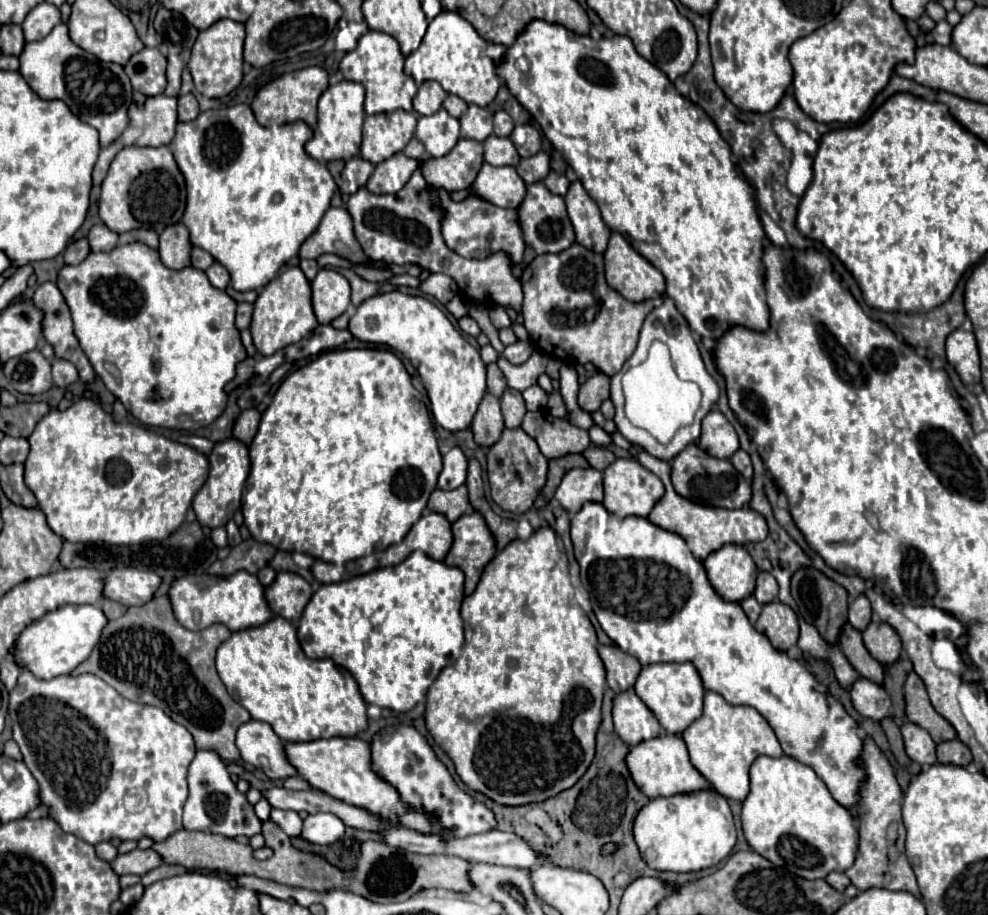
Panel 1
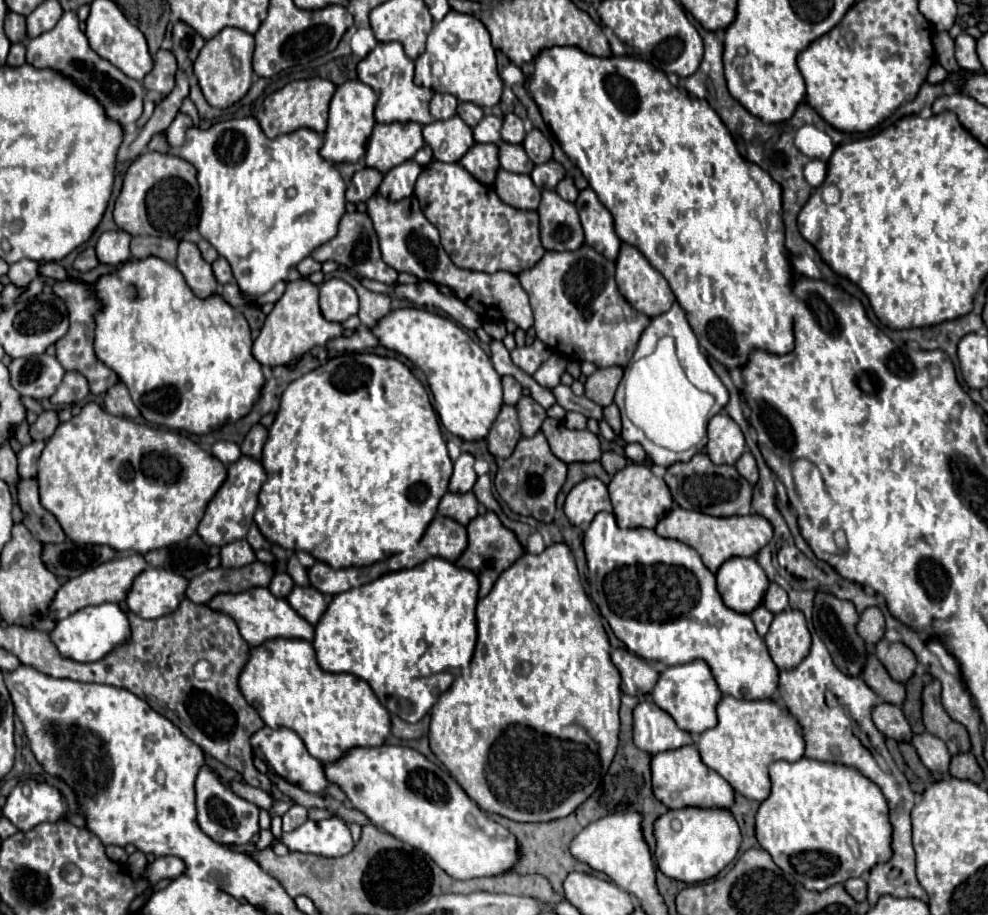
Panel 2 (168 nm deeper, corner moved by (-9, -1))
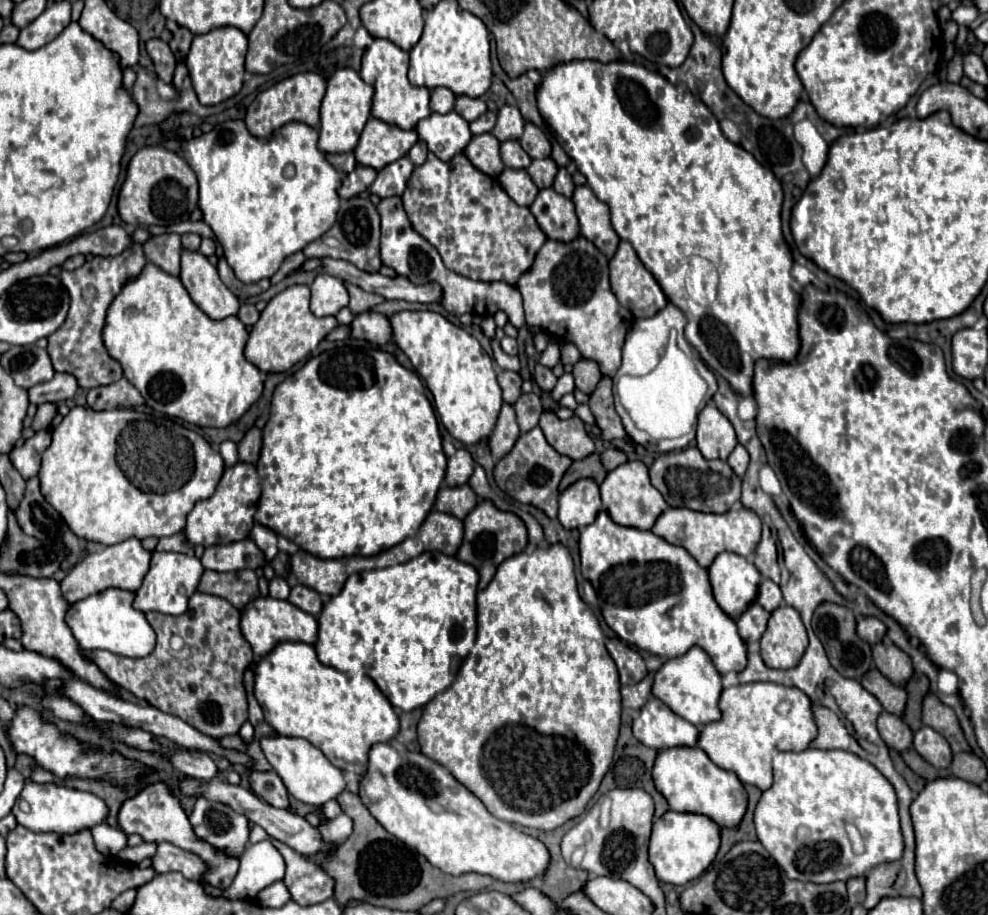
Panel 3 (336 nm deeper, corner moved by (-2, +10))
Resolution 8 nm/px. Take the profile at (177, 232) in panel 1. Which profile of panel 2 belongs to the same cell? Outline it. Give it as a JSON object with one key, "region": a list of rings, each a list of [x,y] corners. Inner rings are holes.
{"region":[[[182,240],[178,244],[178,256],[176,256],[176,268],[186,278],[186,284],[194,290],[196,296],[206,298],[214,292],[218,292],[218,284],[212,274],[212,266],[204,262],[202,254],[198,252],[198,246],[194,242]]]}

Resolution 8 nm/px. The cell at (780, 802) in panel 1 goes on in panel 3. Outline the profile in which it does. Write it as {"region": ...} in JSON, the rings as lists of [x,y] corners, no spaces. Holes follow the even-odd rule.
{"region":[[[805,749],[799,753],[777,753],[773,759],[775,783],[763,791],[755,809],[755,829],[761,845],[771,853],[777,865],[787,877],[811,883],[833,883],[847,881],[853,877],[867,875],[875,865],[899,861],[905,849],[899,805],[893,785],[865,759],[849,751],[821,751]],[[853,823],[865,841],[865,853],[855,855],[851,851],[845,825]]]}

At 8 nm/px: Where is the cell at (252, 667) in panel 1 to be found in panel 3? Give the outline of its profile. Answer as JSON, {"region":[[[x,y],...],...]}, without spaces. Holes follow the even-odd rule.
{"region":[[[279,643],[267,657],[257,661],[255,697],[263,709],[265,721],[283,737],[301,737],[317,747],[335,767],[355,775],[367,773],[369,749],[375,743],[389,743],[399,733],[399,717],[389,699],[365,673],[341,673],[319,663],[317,653],[307,643]]]}

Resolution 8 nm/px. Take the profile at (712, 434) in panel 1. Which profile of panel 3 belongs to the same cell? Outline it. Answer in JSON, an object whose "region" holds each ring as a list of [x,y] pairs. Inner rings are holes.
{"region":[[[707,403],[697,417],[697,447],[705,459],[725,461],[737,445],[735,429],[729,419],[713,405]]]}

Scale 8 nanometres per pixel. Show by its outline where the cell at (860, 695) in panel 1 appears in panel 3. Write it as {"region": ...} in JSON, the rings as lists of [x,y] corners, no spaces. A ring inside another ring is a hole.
{"region":[[[881,713],[879,721],[879,735],[887,743],[889,749],[895,749],[897,753],[903,753],[913,743],[913,731],[903,723],[901,717],[891,717],[891,713]]]}

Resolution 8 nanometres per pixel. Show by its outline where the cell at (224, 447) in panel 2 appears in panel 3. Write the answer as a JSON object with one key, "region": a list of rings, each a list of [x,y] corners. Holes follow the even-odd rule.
{"region":[[[225,441],[225,443],[221,443],[219,453],[221,453],[223,461],[225,461],[225,467],[231,467],[231,465],[239,463],[239,457],[237,457],[237,445],[235,445],[233,441]]]}

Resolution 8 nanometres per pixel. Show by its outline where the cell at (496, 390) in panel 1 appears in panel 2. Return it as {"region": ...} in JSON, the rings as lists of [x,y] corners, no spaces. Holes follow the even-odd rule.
{"region":[[[504,376],[502,378],[502,388],[504,388],[504,404],[516,406],[516,402],[522,396],[522,386],[512,376]]]}

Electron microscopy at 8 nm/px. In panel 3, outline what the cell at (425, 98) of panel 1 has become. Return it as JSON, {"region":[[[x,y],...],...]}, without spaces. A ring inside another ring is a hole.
{"region":[[[437,87],[431,91],[431,111],[445,115],[445,113],[453,111],[453,105],[455,105],[453,91],[449,91],[445,87]]]}

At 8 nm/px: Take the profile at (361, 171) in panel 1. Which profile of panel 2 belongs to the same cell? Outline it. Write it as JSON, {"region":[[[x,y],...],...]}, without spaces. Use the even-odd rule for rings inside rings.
{"region":[[[362,168],[354,174],[348,190],[346,190],[346,200],[348,202],[366,202],[376,190],[378,184],[382,182],[382,172],[378,172],[376,168]]]}

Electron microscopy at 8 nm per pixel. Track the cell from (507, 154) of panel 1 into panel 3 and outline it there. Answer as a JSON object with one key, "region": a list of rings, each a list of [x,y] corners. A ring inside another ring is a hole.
{"region":[[[503,141],[501,157],[505,167],[513,167],[513,169],[527,169],[531,163],[531,157],[523,151],[523,147],[517,141]]]}

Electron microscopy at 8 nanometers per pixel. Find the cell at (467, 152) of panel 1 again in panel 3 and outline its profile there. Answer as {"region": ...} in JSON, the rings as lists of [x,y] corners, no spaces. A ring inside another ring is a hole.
{"region":[[[491,133],[475,135],[465,149],[467,159],[489,177],[499,177],[505,169],[499,155],[499,141]]]}

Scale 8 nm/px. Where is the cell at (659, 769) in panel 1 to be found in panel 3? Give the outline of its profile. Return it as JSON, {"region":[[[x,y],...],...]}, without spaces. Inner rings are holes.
{"region":[[[673,747],[659,751],[653,767],[653,781],[667,799],[671,811],[705,815],[721,829],[737,827],[747,811],[747,793],[739,777],[717,767],[699,747]]]}

